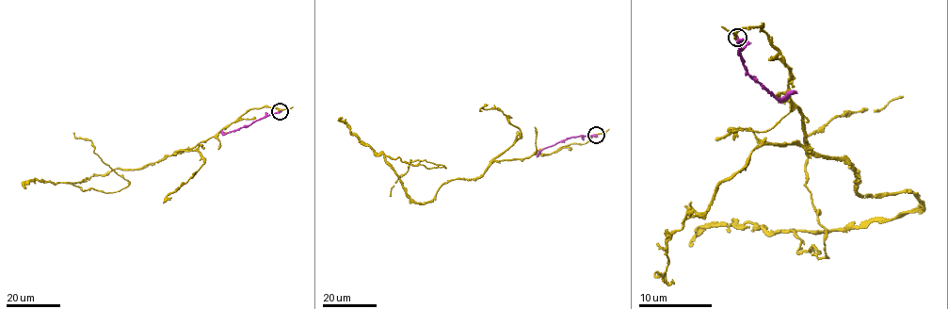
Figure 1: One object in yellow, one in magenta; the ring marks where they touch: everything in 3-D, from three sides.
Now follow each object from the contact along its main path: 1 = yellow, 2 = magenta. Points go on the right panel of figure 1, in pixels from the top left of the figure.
1: (737, 38), (761, 26), (858, 193), (922, 206), (797, 252), (827, 257), (805, 140), (904, 96)
2: (737, 38), (744, 69), (764, 89), (779, 98), (797, 92)

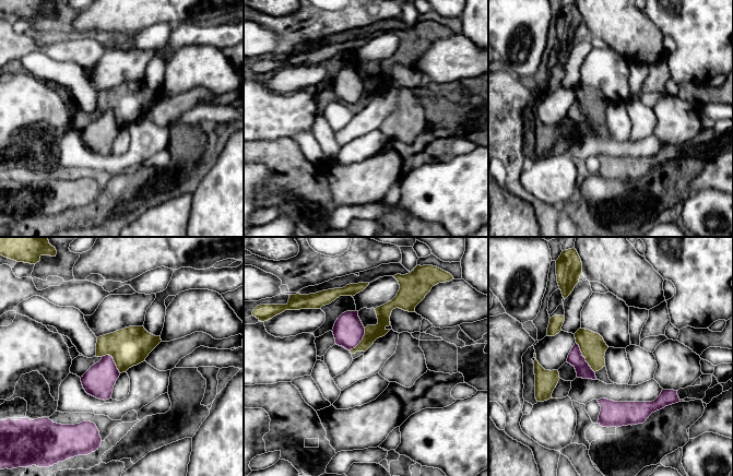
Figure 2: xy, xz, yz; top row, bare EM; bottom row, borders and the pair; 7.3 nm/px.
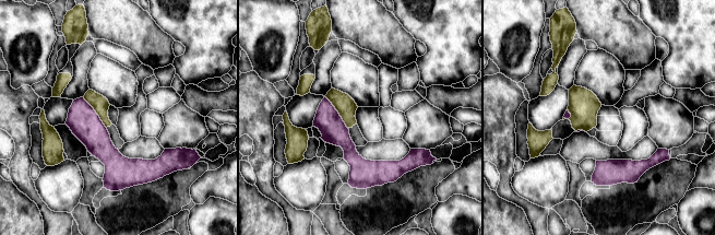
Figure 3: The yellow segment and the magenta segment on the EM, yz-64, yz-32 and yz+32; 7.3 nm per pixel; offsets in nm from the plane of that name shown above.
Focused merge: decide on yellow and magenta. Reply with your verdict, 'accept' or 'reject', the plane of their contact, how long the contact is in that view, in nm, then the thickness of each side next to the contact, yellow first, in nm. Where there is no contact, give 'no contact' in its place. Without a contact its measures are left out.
reject; contact in yz; length 280 nm; calibres 190 and 110 nm

